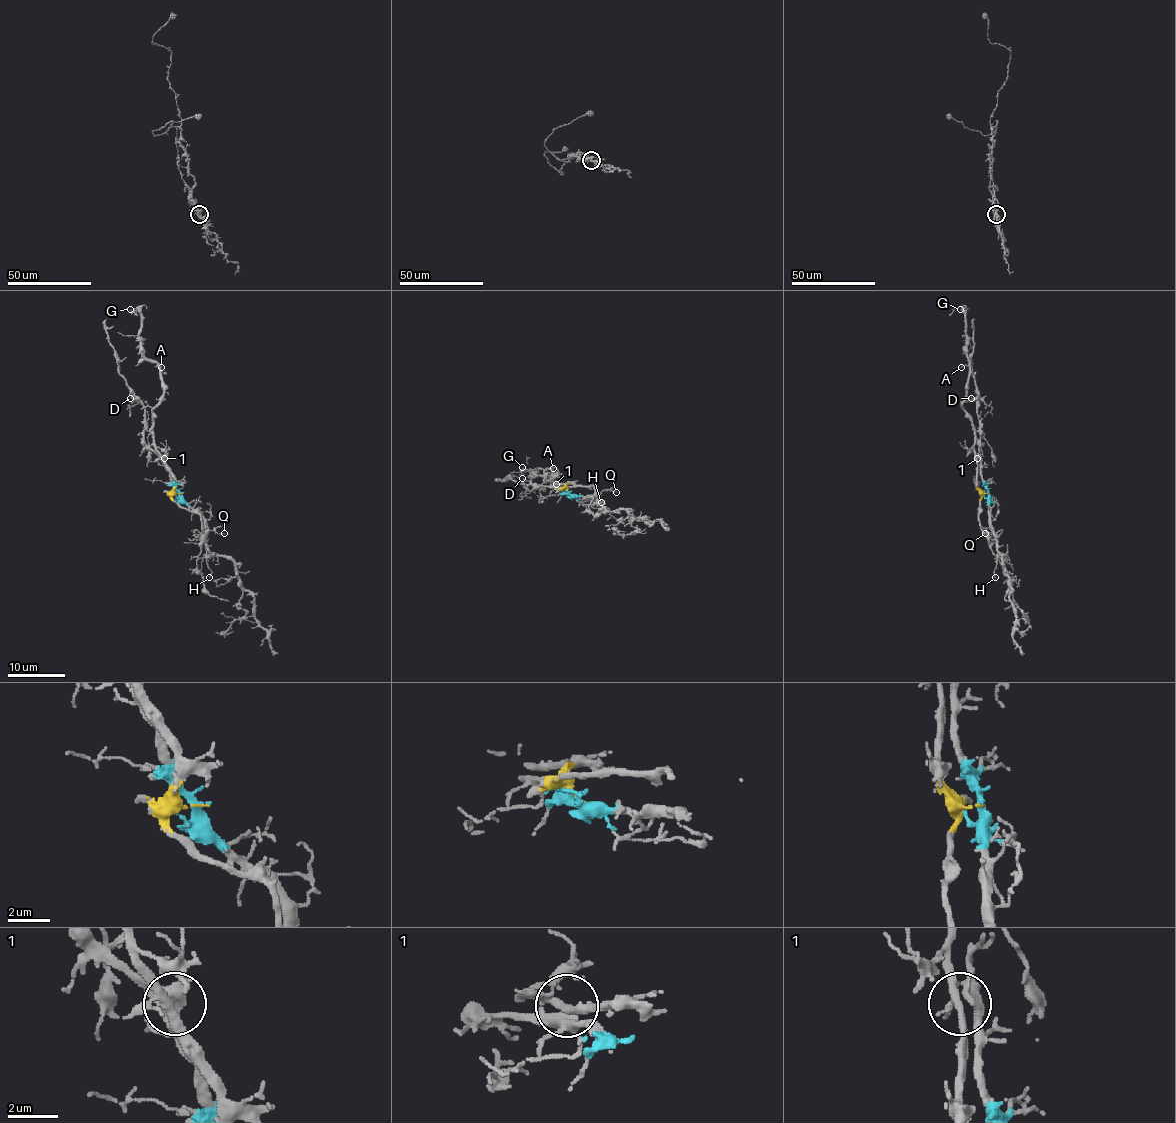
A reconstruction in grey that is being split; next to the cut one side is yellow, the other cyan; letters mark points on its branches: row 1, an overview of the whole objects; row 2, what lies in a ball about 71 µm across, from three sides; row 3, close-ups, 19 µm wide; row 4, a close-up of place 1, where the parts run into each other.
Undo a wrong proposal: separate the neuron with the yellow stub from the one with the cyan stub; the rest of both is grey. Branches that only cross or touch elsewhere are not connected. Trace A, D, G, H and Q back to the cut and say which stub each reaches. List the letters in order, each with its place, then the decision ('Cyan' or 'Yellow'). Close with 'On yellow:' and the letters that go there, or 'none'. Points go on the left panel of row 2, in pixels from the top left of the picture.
A: Place: (161, 367). Yellow
D: Place: (130, 398). Cyan
G: Place: (130, 309). Yellow
H: Place: (209, 577). Cyan
Q: Place: (224, 533). Yellow
On yellow: A, G, Q

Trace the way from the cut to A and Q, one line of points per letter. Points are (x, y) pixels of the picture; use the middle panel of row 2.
A: (572, 495), (566, 484), (545, 481), (548, 469), (555, 474), (552, 476), (553, 468)
Q: (572, 495), (565, 489), (566, 486), (592, 485), (597, 492), (607, 489), (616, 492)

